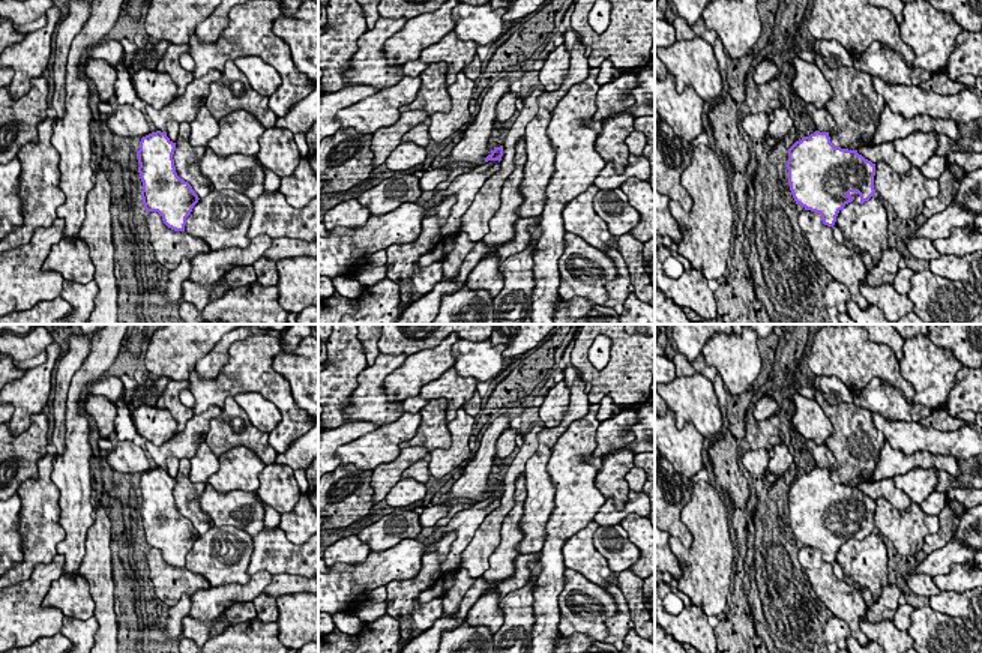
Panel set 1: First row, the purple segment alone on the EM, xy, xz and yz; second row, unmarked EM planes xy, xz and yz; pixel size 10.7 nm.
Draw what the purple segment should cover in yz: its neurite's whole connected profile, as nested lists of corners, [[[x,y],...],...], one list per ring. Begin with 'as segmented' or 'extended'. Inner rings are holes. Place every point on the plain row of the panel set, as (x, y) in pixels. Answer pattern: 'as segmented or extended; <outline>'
as segmented; [[[815,467],[796,477],[785,503],[796,540],[820,549],[827,563],[833,563],[838,549],[854,536],[850,528],[860,531],[860,540],[875,530],[875,500],[857,486],[835,483],[829,468]]]

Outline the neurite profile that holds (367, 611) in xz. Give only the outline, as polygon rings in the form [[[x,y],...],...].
[[[371,599],[362,602],[351,611],[362,623],[374,621],[386,614],[386,602],[375,603]]]

